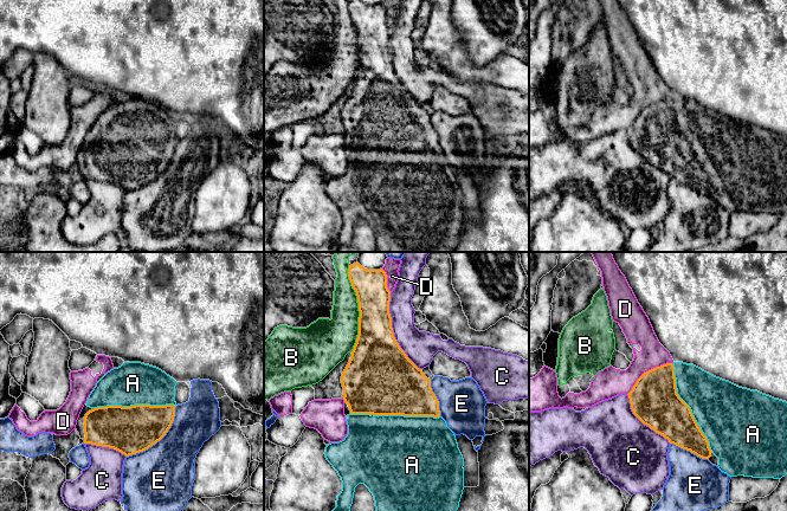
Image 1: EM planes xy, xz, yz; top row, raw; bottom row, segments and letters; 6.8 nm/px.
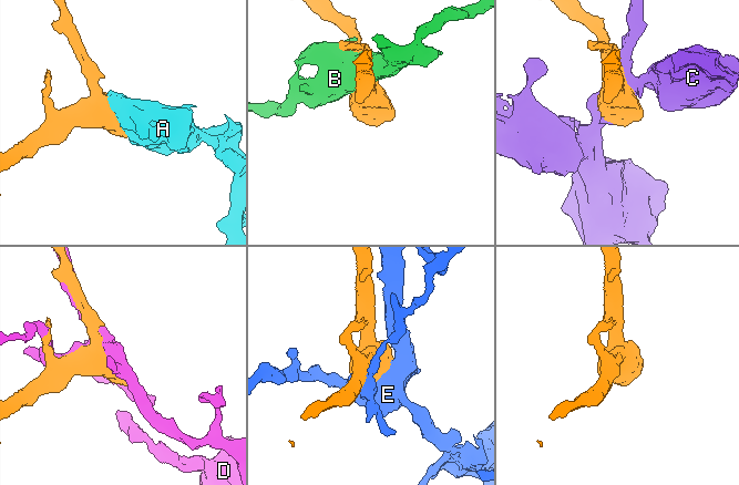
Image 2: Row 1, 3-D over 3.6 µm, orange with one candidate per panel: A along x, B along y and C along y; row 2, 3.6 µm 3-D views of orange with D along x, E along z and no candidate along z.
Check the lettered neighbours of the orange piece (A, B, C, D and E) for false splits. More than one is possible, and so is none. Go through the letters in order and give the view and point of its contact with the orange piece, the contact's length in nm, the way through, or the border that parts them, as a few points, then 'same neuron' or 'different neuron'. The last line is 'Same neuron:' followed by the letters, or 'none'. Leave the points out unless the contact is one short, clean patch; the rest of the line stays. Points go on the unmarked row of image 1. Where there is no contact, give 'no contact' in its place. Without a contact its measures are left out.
A: xz (395, 149) | 600 nm | same neuron
B: xz (359, 44) | 600 nm | different neuron
C: xz (392, 66) | 550 nm | different neuron
D: yz (646, 107) | 380 nm | different neuron
E: xy (160, 174) | 480 nm | different neuron
Same neuron: A

